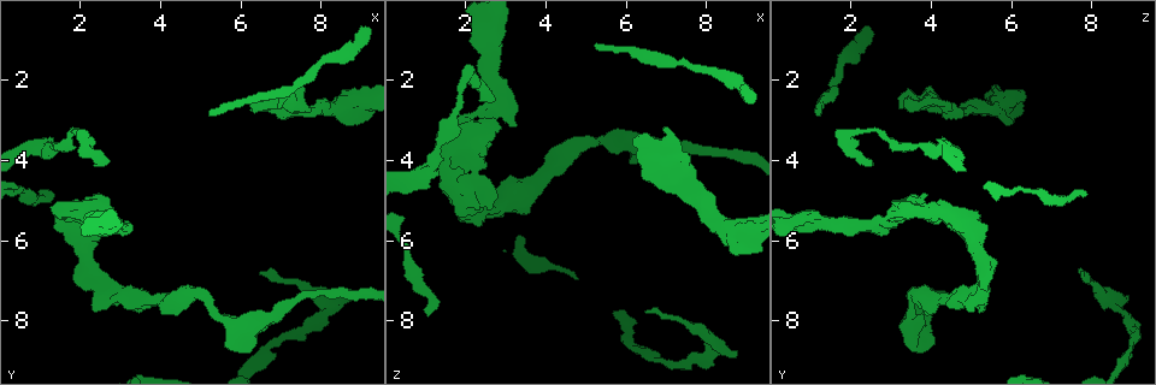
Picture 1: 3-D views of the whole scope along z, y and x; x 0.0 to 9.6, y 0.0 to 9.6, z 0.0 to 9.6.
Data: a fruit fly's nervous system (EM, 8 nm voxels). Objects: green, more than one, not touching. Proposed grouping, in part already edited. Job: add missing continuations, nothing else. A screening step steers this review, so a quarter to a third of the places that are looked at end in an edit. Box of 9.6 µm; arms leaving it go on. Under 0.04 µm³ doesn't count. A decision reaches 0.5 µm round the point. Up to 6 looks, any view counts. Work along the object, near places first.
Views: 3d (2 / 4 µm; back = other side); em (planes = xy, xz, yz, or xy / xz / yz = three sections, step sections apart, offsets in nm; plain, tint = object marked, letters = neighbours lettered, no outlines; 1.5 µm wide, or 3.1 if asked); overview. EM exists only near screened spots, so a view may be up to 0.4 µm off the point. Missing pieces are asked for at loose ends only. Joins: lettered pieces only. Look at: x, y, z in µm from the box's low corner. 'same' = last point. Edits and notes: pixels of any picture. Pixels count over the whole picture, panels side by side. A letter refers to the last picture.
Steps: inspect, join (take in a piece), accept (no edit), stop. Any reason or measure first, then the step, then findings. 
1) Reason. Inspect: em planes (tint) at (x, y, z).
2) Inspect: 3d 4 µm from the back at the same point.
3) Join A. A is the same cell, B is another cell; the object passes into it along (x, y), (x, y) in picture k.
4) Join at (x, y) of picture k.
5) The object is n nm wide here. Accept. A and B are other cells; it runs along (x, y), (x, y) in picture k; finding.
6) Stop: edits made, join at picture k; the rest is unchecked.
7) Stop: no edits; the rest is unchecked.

Long arm stops here. Inspect: 3d 4 µm at (2.70, 4.05, 2.50).

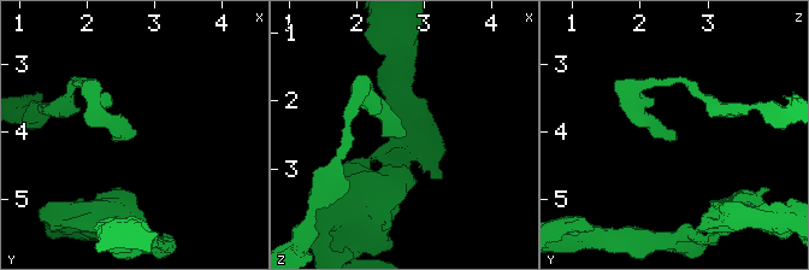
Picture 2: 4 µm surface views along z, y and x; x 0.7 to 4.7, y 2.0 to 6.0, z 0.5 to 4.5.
Need the tissue. Inspect: em xy step 4 (tint) at (2.70, 4.05, 2.50).

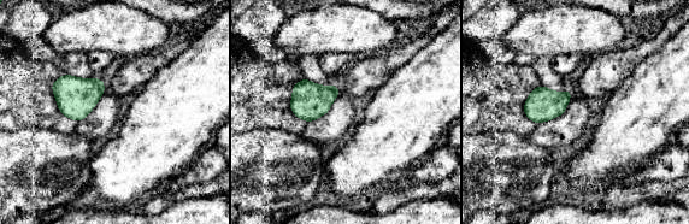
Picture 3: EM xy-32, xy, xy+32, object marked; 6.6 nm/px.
Another direction. Inspect: em planes (letters) at the same point.

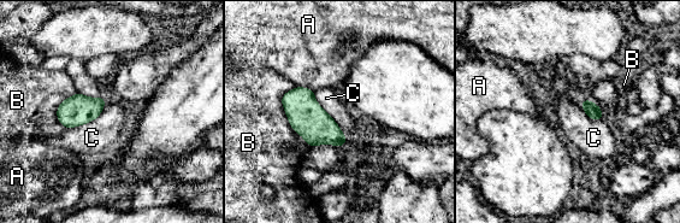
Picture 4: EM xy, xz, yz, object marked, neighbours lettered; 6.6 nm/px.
Accept. A, B and C are other cells; a border runs along (106, 98), (95, 118), (66, 129) in picture 4; no lettered piece goes on from it.

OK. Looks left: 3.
Free end. Inspect: 3d 4 µm at (3.20, 5.55, 3.10).

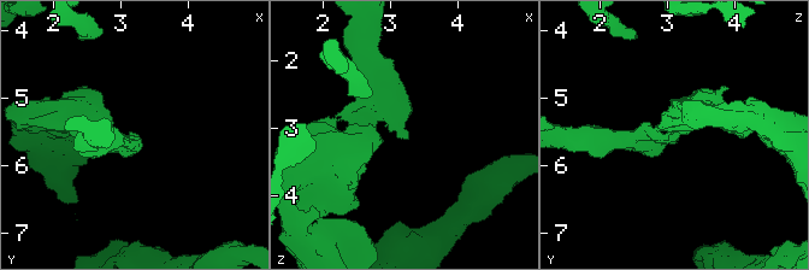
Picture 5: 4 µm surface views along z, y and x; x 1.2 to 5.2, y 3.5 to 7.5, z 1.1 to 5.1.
Need the tissue. Inspect: em planes (plain) at (3.25, 5.55, 3.15).

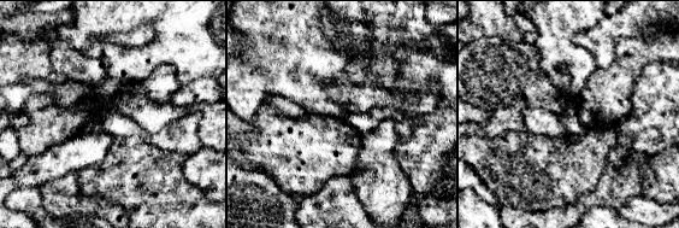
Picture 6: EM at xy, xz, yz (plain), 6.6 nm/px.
What lies round it. Inspect: em planes (letters) at the same point.

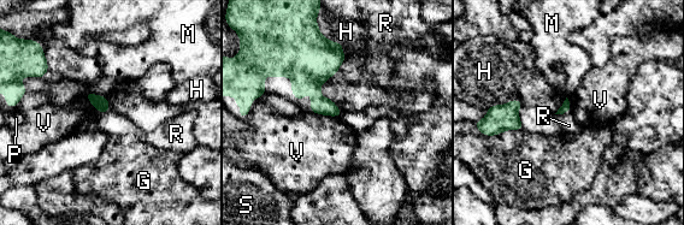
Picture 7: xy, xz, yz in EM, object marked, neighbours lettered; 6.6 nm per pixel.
Accept. G, H, M, P, R, S and V are other cells; a border runs along (89, 92), (106, 98) in picture 7; none of them fits.

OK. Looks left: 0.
Stop: no edits; the rest is unchecked.

